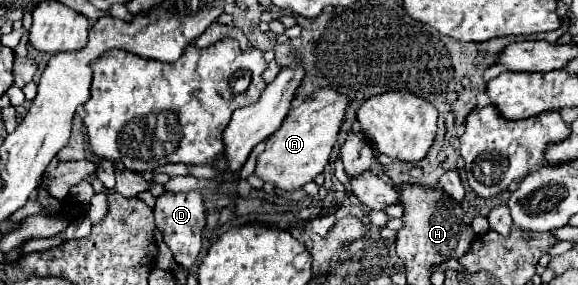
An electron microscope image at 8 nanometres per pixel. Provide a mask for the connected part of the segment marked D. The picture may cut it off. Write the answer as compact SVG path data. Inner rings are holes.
M189 191L189 193L163 193L157 197L155 203L155 225L163 233L165 245L171 249L173 259L177 265L191 269L197 263L197 255L201 251L201 233L205 227L205 207L199 191Z

